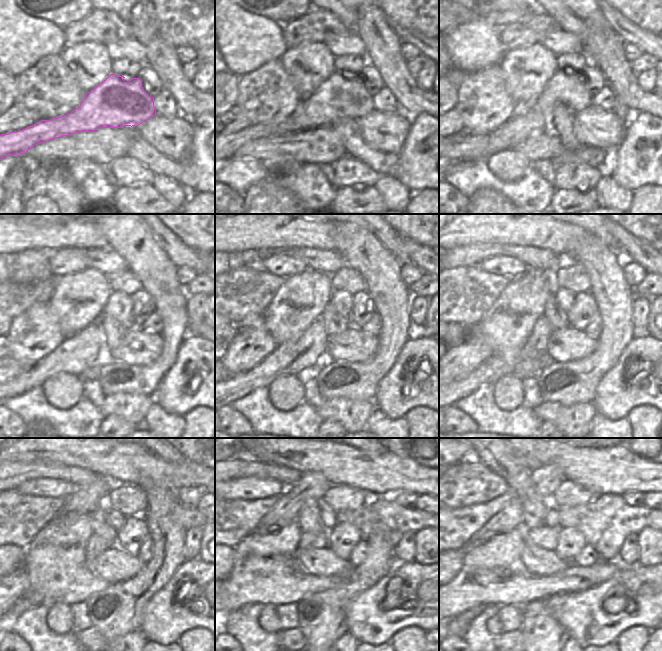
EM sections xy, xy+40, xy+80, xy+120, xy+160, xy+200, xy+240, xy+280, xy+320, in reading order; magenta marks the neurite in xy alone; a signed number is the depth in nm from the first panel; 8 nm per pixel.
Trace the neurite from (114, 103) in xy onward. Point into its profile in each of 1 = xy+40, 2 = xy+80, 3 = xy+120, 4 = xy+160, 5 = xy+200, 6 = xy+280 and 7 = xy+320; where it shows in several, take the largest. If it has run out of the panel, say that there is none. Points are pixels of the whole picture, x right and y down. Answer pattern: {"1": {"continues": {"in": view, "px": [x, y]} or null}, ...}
{"1": {"continues": {"in": "xy+40", "px": [343, 95]}}, "2": {"continues": {"in": "xy+80", "px": [569, 88]}}, "3": {"continues": {"in": "xy+120", "px": [118, 305]}}, "4": {"continues": {"in": "xy+160", "px": [341, 300]}}, "5": {"continues": {"in": "xy+200", "px": [565, 298]}}, "6": {"continues": {"in": "xy+280", "px": [329, 518]}}, "7": {"continues": {"in": "xy+320", "px": [552, 520]}}}

